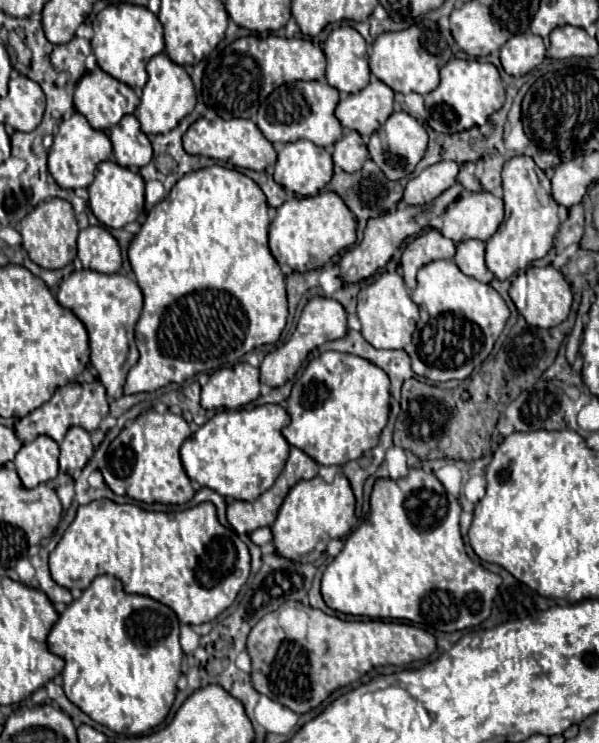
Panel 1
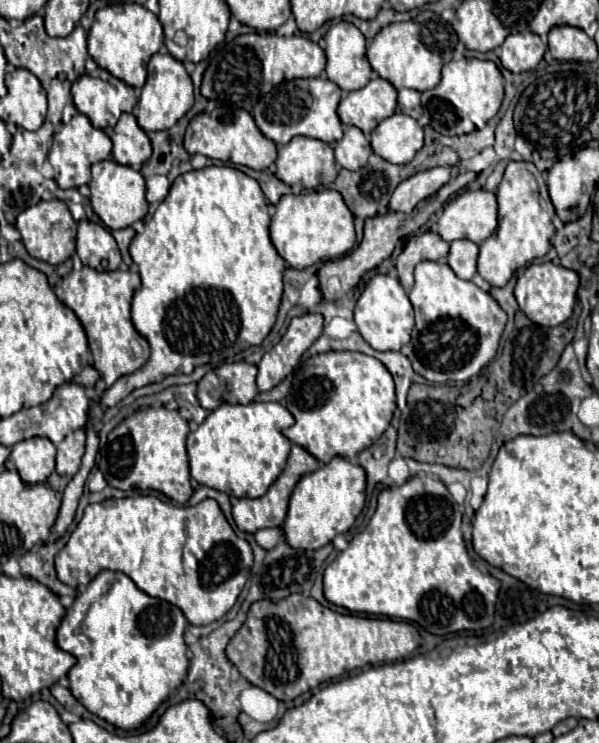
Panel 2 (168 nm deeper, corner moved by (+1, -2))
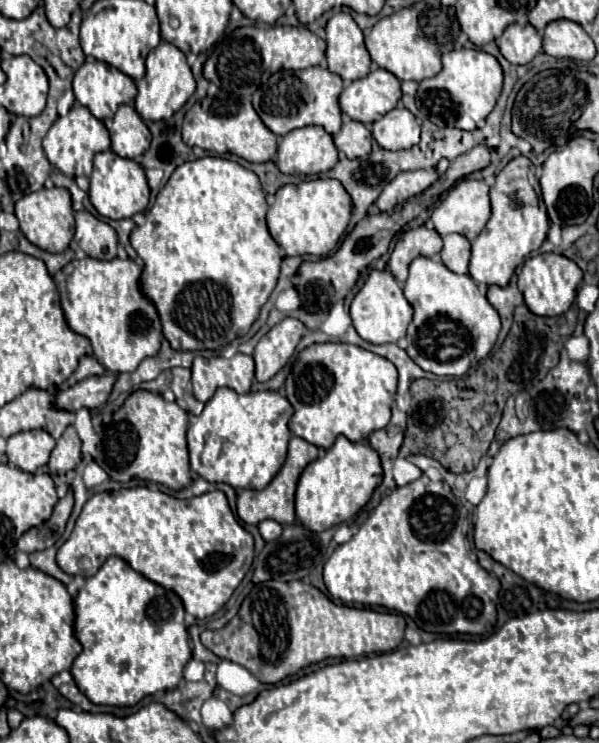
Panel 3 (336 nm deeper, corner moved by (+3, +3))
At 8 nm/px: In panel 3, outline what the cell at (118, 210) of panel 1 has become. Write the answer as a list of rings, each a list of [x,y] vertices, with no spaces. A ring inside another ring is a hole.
[[[113,150],[99,152],[93,158],[93,174],[89,180],[91,180],[91,188],[89,188],[91,204],[105,218],[111,218],[111,220],[131,218],[137,212],[145,212],[149,204],[149,184],[147,184],[143,166],[137,164],[135,160],[117,156]]]

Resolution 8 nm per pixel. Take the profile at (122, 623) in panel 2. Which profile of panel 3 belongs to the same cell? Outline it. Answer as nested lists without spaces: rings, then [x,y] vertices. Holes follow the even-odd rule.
[[[111,556],[79,590],[75,598],[75,634],[83,644],[81,654],[71,666],[71,674],[79,690],[93,704],[133,706],[145,694],[171,690],[183,680],[185,664],[191,660],[189,634],[185,626],[185,610],[181,598],[173,590],[151,582],[135,572],[123,558]]]

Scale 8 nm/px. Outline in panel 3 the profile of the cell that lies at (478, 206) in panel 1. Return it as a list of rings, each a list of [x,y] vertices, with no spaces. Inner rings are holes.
[[[465,178],[457,182],[431,214],[431,222],[441,236],[451,232],[475,240],[491,214],[489,186],[483,180]]]

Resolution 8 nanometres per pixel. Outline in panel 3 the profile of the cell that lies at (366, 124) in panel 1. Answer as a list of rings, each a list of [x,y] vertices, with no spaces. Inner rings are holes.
[[[377,68],[365,78],[353,80],[343,88],[341,110],[363,124],[371,124],[397,106],[401,98],[401,82],[391,72]]]

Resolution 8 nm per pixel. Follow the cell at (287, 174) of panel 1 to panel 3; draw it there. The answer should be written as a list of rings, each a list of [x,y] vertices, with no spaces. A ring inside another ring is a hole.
[[[303,126],[281,138],[275,162],[283,174],[323,174],[335,166],[337,154],[323,126]]]

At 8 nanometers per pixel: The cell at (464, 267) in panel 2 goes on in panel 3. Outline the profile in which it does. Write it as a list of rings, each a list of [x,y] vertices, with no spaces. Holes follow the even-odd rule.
[[[447,234],[443,238],[443,248],[439,252],[441,262],[455,274],[467,274],[469,258],[471,258],[471,244],[461,234]]]

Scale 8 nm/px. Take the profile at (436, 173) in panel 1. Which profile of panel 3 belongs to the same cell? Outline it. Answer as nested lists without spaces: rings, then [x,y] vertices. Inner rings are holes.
[[[435,168],[431,170],[413,170],[413,172],[403,172],[397,174],[379,194],[379,198],[375,200],[377,208],[381,212],[393,212],[393,208],[397,204],[403,204],[405,200],[421,194],[423,190],[427,190],[435,180],[439,178],[439,174],[435,172]]]

